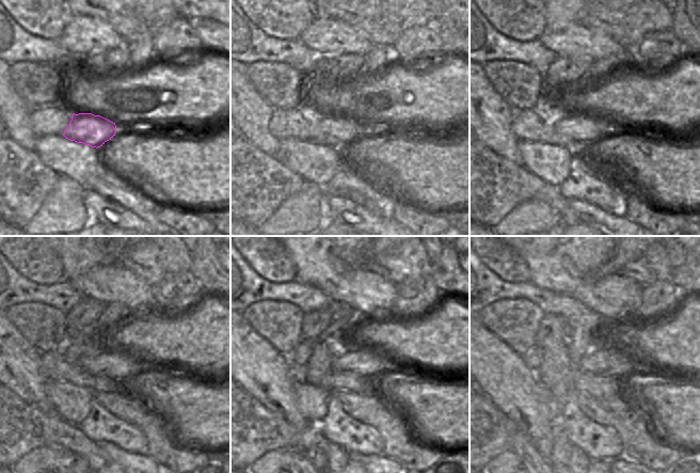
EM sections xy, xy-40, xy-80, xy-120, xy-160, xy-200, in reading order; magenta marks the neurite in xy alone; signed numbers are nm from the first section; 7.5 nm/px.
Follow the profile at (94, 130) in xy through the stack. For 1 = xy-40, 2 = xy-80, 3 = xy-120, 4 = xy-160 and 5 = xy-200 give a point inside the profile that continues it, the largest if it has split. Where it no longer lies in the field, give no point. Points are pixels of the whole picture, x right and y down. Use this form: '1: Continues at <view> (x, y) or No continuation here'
1: Continues at xy-40 (325, 129)
2: Continues at xy-80 (583, 127)
3: Continues at xy-120 (117, 365)
4: Continues at xy-160 (365, 362)
5: Continues at xy-200 (607, 360).

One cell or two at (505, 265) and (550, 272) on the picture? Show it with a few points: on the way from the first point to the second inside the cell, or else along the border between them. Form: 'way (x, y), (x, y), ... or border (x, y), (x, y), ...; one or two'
border (511, 249), (525, 262), (529, 272), (529, 280); two

